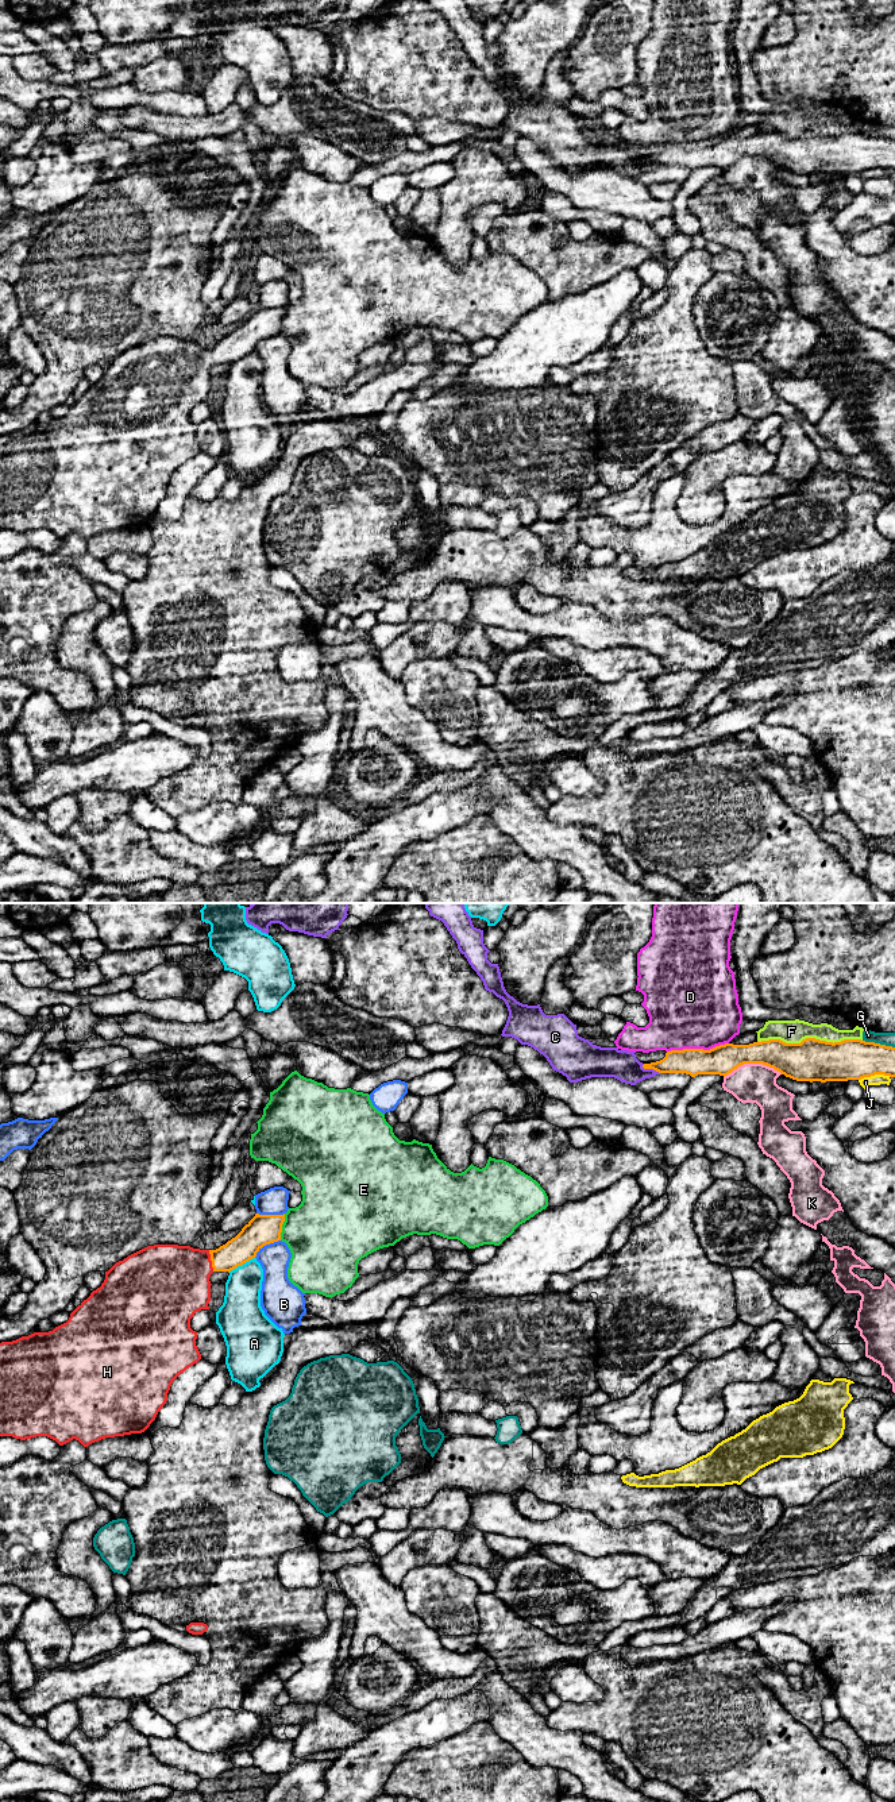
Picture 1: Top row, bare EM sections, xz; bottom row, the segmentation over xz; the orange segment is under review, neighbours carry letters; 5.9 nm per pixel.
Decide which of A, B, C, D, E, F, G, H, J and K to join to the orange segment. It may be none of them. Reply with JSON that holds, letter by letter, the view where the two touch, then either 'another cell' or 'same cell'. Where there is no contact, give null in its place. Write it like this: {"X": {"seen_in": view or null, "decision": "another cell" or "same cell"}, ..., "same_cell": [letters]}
{"A": {"seen_in": "xz", "decision": "another cell"}, "B": {"seen_in": "xz", "decision": "another cell"}, "C": {"seen_in": "xz", "decision": "another cell"}, "D": {"seen_in": "xz", "decision": "another cell"}, "E": {"seen_in": "xz", "decision": "another cell"}, "F": {"seen_in": "xz", "decision": "another cell"}, "G": {"seen_in": "xz", "decision": "another cell"}, "H": {"seen_in": "xz", "decision": "same cell"}, "J": {"seen_in": "xz", "decision": "another cell"}, "K": {"seen_in": "xz", "decision": "another cell"}, "same_cell": ["H"]}

